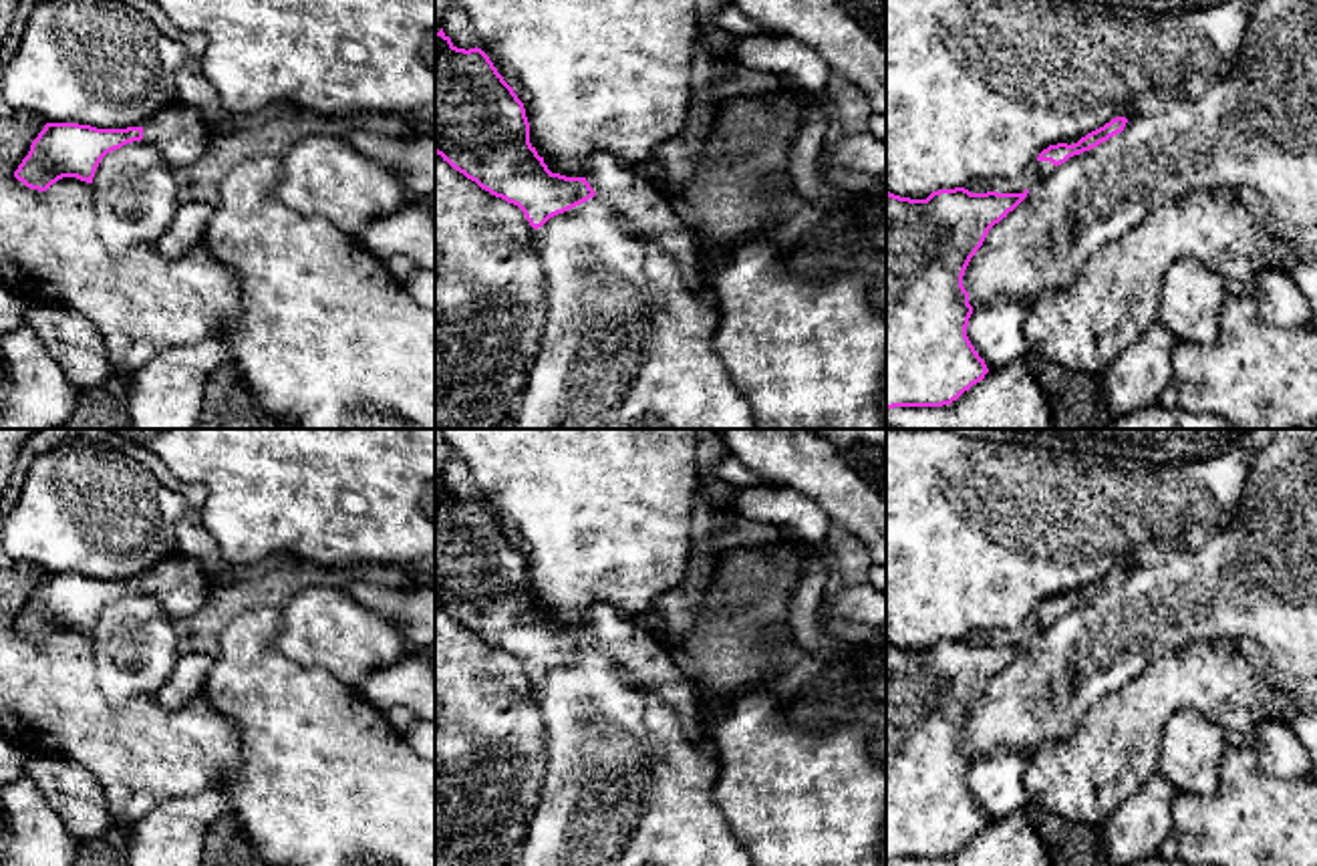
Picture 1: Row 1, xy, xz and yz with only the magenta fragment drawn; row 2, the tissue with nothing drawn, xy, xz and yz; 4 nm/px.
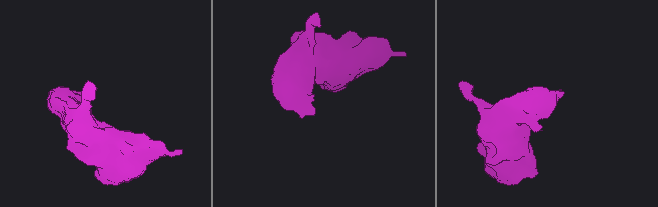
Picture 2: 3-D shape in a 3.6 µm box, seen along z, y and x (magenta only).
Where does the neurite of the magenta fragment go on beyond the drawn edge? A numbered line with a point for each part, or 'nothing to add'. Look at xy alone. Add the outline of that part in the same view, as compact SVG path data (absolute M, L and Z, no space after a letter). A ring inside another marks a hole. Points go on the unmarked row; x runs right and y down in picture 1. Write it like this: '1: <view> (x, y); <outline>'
1: xy (176, 583); M181 552L155 562L143 578L143 588L179 622L205 606L211 586L199 564Z

